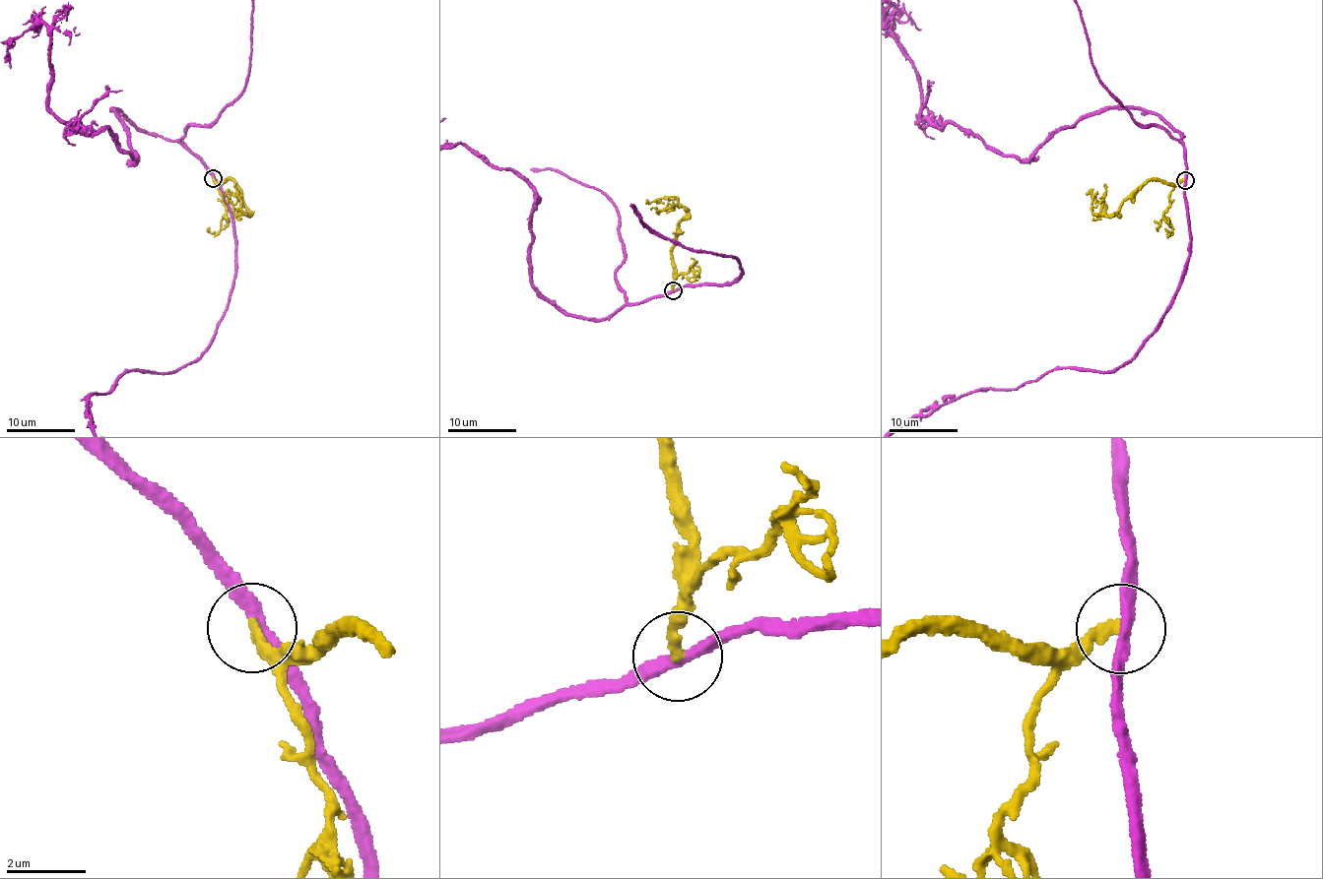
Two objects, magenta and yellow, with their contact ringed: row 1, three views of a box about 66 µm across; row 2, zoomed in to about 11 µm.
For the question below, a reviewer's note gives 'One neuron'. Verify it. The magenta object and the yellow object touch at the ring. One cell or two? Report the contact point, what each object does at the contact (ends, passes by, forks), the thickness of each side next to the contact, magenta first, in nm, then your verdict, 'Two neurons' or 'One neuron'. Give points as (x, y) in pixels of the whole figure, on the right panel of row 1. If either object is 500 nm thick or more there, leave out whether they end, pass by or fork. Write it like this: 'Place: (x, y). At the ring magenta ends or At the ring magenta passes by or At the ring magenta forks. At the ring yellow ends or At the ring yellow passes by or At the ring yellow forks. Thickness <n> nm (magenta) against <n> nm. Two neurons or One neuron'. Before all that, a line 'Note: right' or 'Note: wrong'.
Note: wrong
Place: (1185, 180). At the ring magenta passes by. At the ring yellow ends. Thickness 300 nm (magenta) against 240 nm. Two neurons

